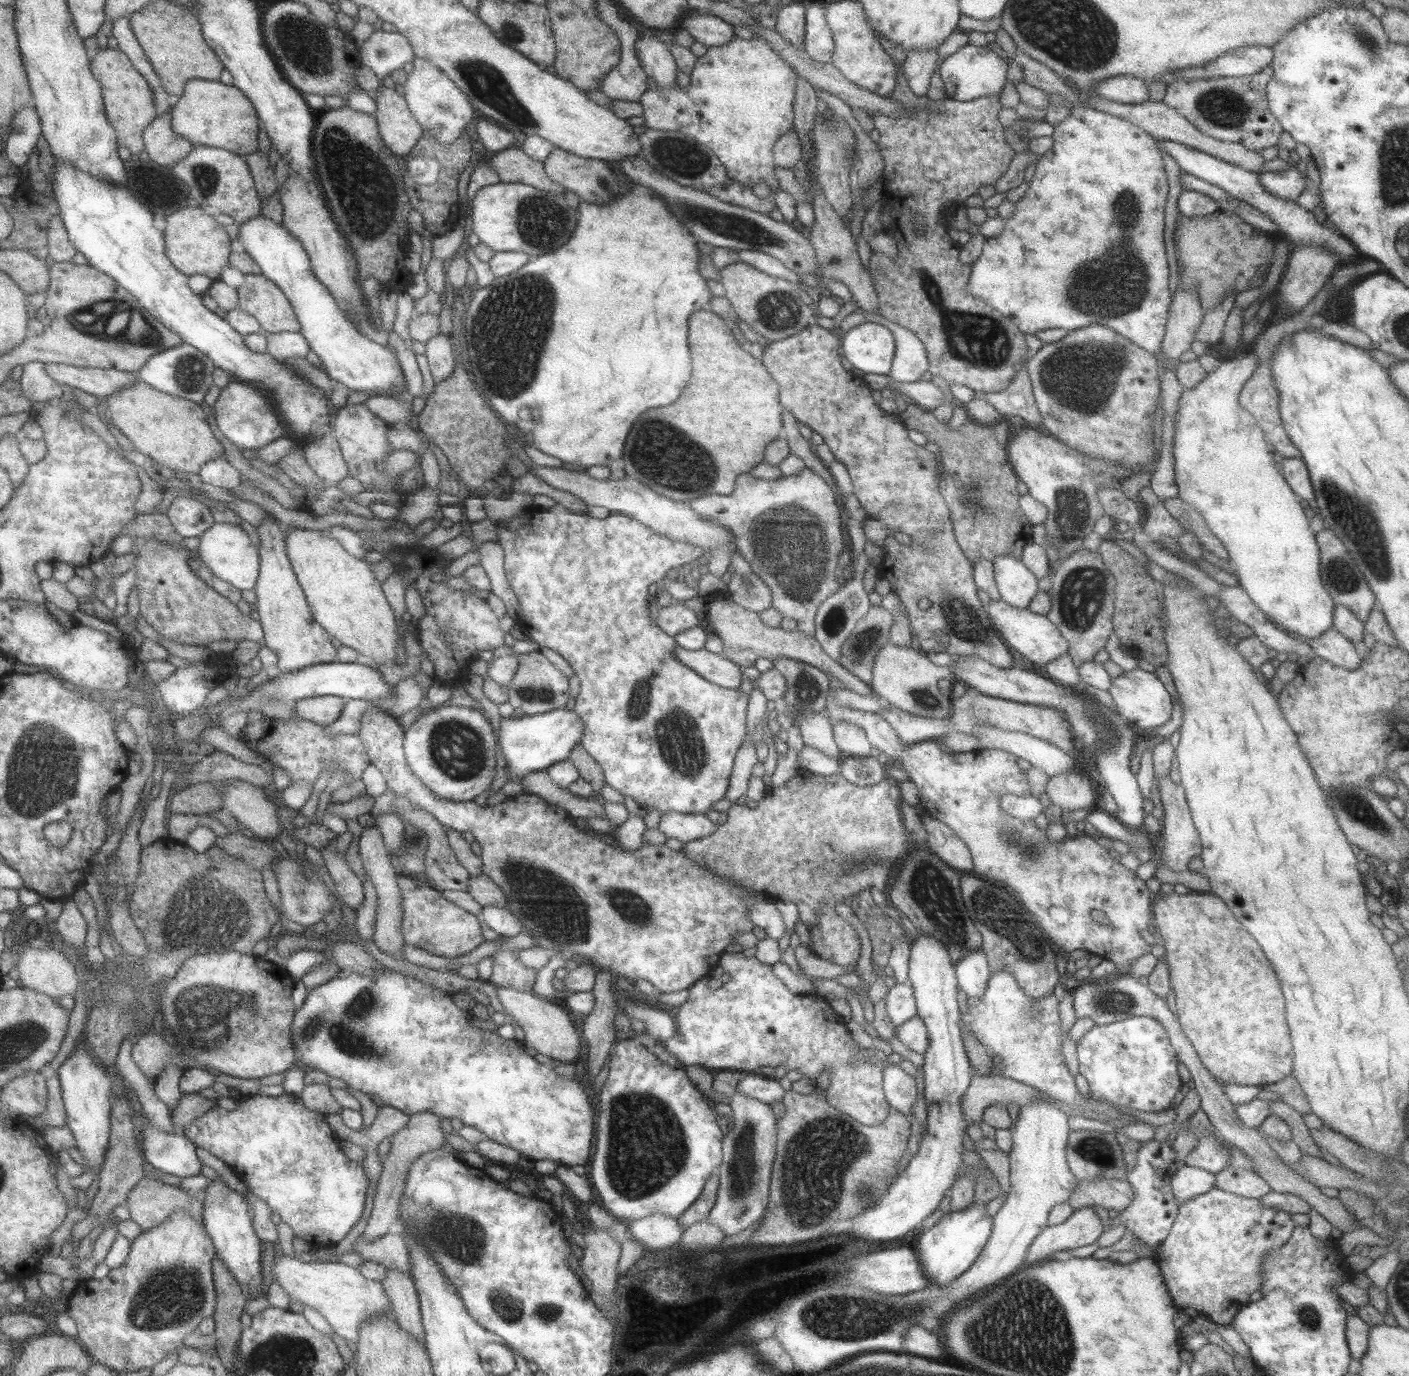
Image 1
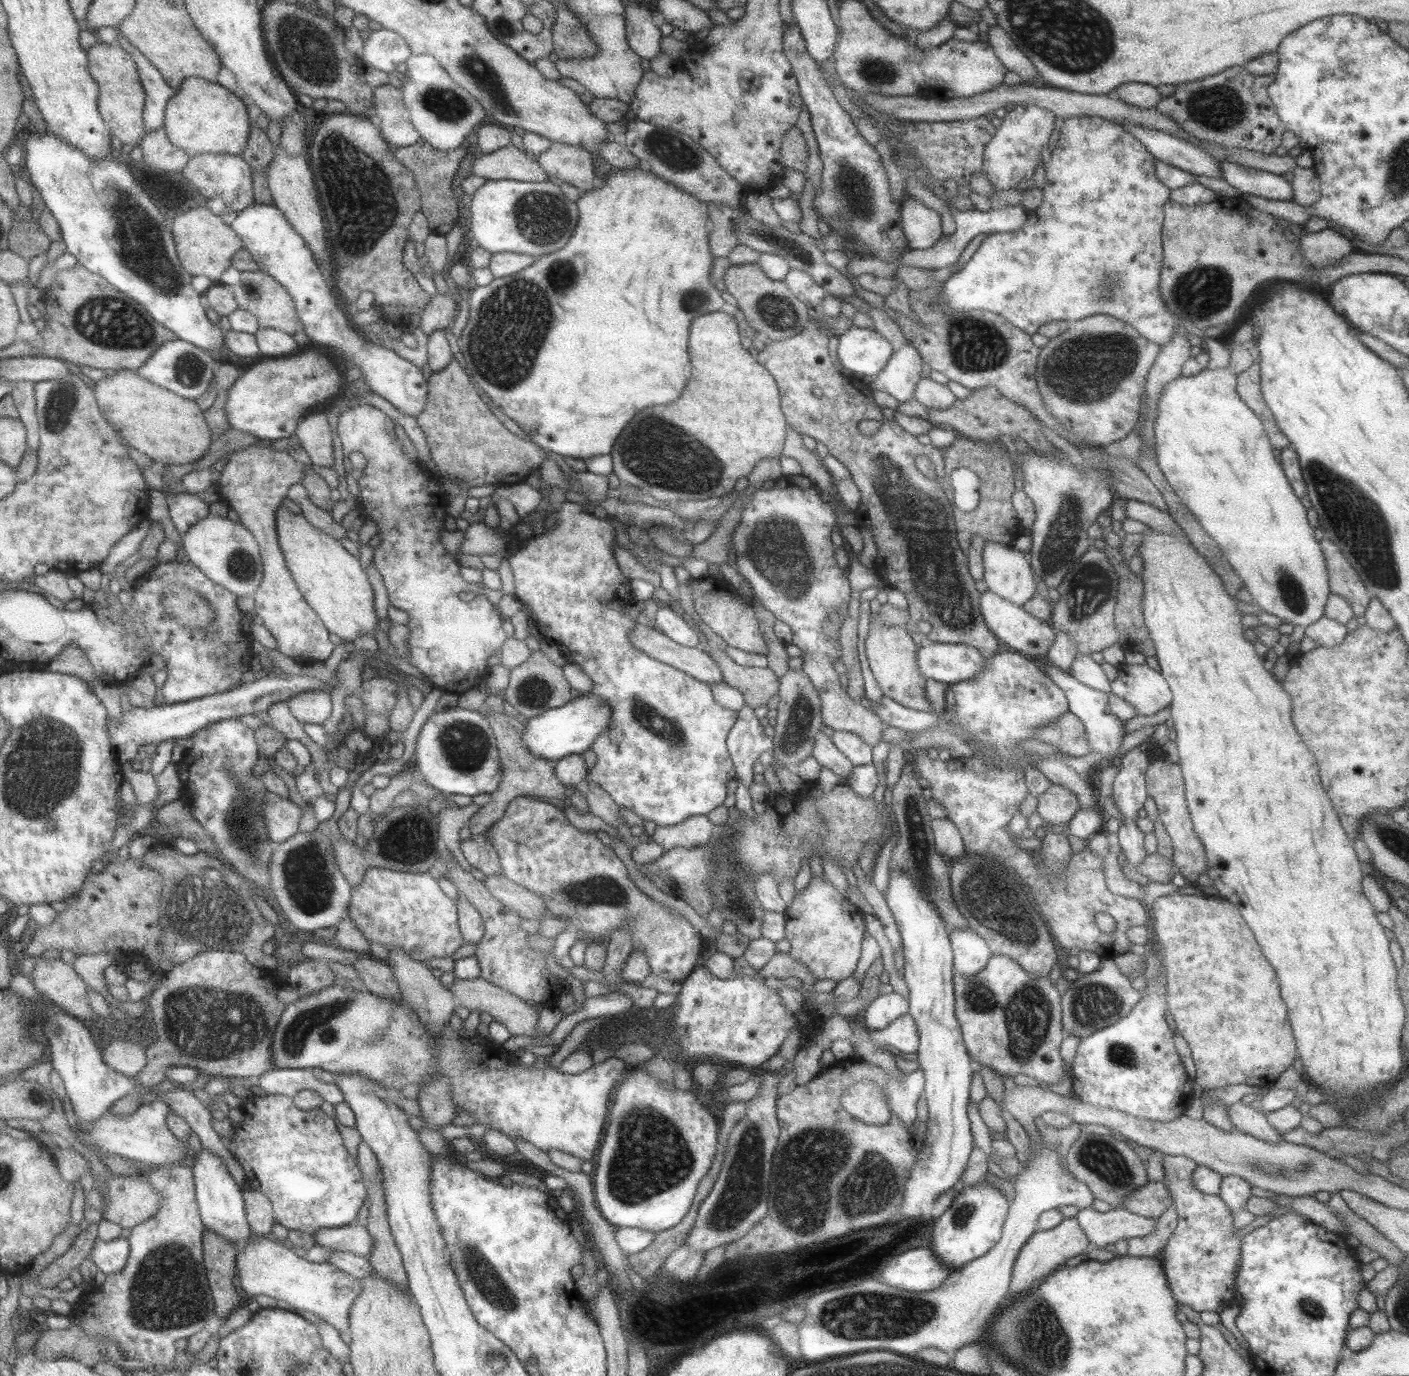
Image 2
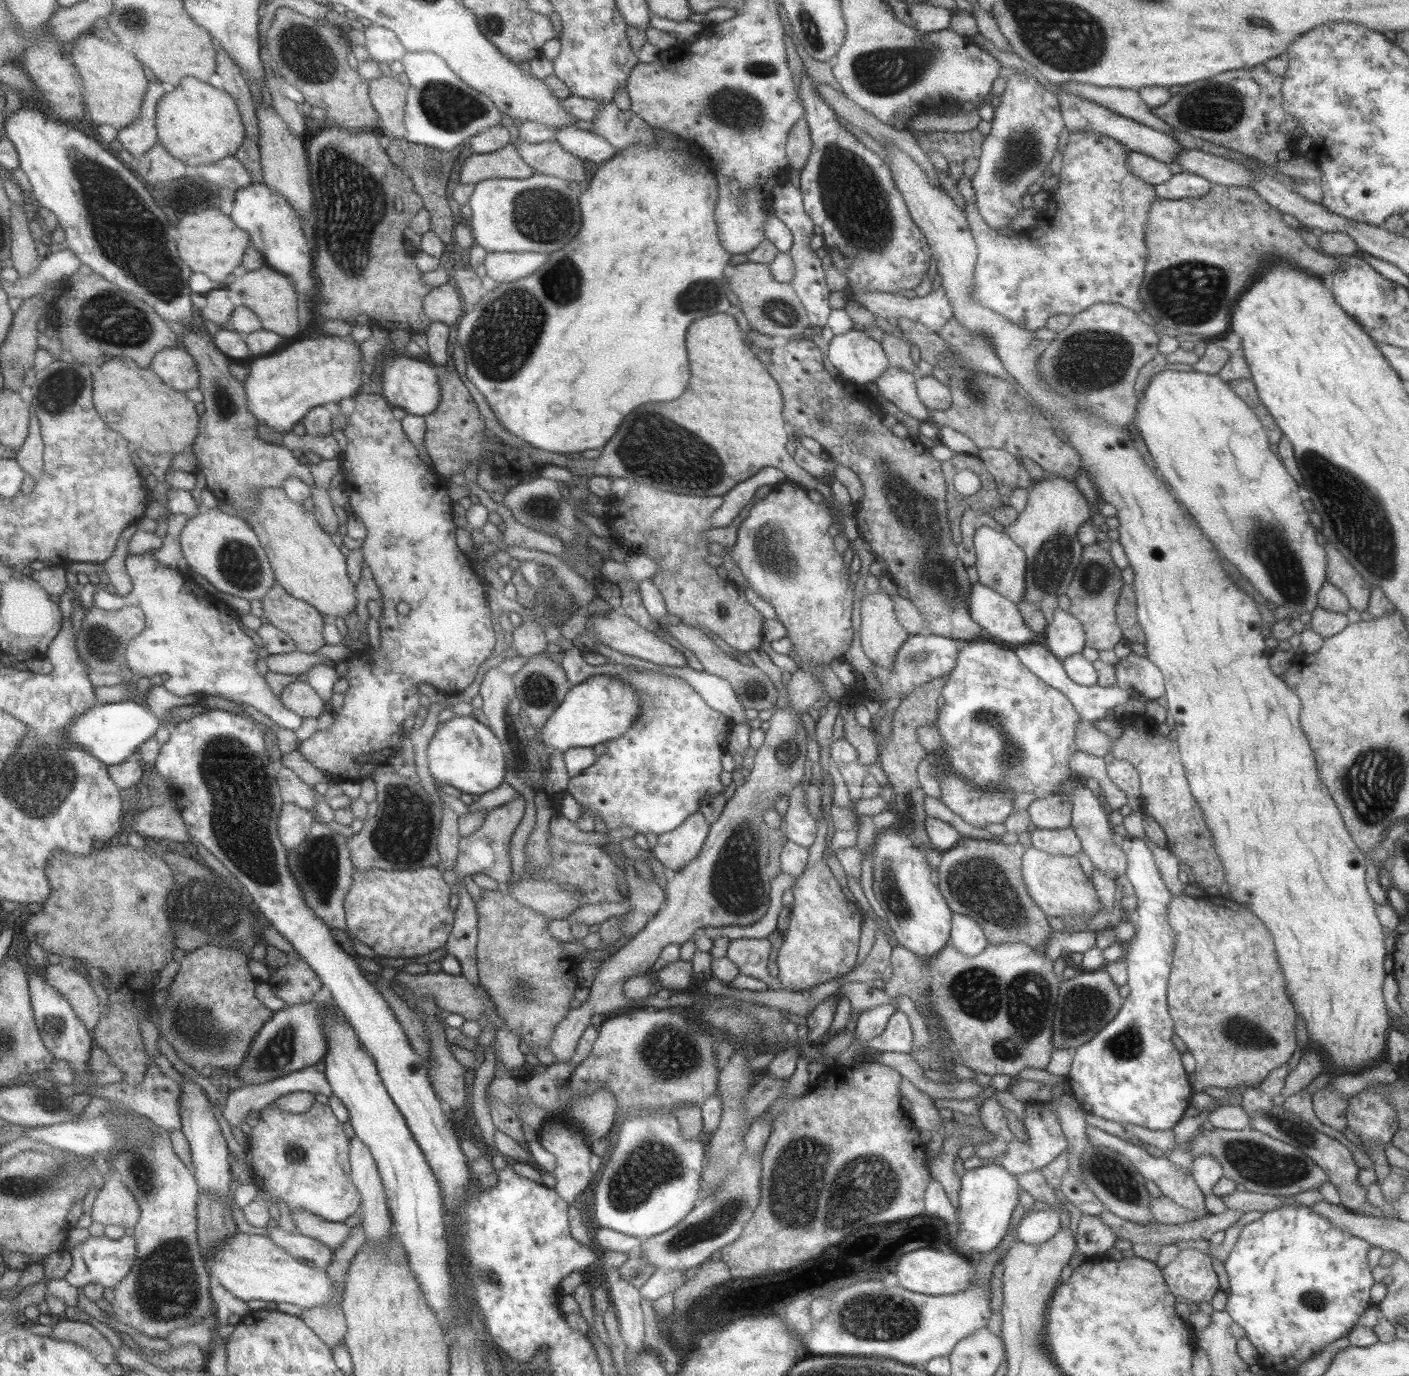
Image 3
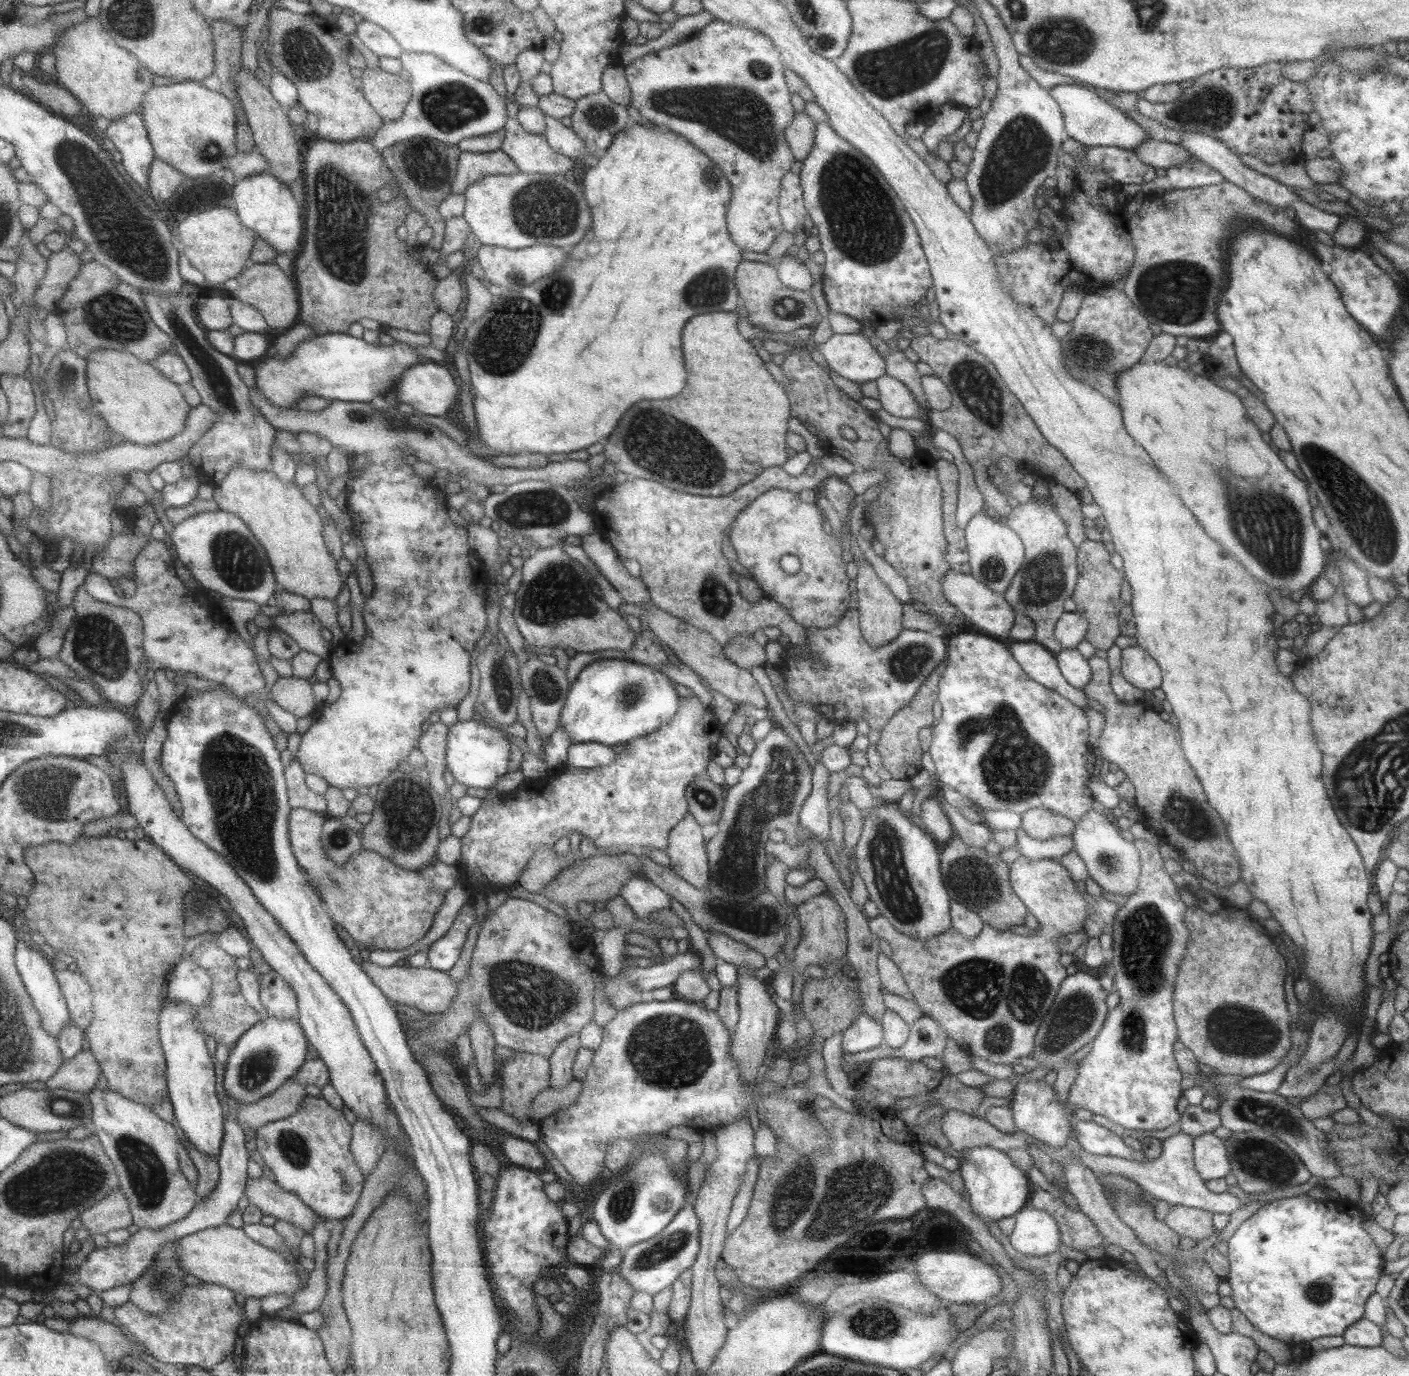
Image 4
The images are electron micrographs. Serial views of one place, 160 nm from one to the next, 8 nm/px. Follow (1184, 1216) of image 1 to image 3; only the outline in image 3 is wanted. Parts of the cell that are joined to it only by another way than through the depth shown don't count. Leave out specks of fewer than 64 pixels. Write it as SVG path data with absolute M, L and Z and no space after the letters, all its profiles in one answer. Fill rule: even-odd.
M1086 1125L1086 1141L1087 1144L1091 1146L1104 1146L1105 1148L1110 1148L1125 1156L1131 1164L1135 1167L1135 1170L1146 1180L1151 1180L1159 1188L1163 1195L1169 1197L1175 1204L1178 1204L1180 1207L1185 1207L1186 1209L1192 1210L1196 1214L1196 1218L1207 1215L1210 1212L1208 1207L1209 1198L1204 1197L1202 1192L1199 1190L1199 1187L1196 1185L1196 1182L1193 1180L1192 1174L1189 1170L1184 1170L1180 1166L1175 1166L1171 1164L1169 1160L1162 1156L1161 1158L1155 1158L1150 1154L1147 1154L1139 1146L1129 1144L1126 1140L1120 1140L1116 1137L1116 1133L1103 1132L1099 1130L1098 1127ZM1193 1249L1179 1250L1176 1257L1162 1268L1162 1275L1170 1293L1177 1300L1189 1299L1193 1303L1214 1303L1215 1294L1220 1291L1217 1275L1211 1267L1211 1259L1201 1251Z

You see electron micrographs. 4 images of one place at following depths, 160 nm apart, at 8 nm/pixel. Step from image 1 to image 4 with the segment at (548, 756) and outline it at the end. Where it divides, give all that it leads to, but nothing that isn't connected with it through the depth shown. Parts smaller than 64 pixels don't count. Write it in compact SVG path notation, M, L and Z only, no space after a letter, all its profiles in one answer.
M625 659L591 661L581 669L570 686L558 725L563 725L573 743L590 743L592 740L609 746L627 743L639 736L651 734L656 728L671 720L680 699L673 683L665 674L659 672L659 669L635 661Z

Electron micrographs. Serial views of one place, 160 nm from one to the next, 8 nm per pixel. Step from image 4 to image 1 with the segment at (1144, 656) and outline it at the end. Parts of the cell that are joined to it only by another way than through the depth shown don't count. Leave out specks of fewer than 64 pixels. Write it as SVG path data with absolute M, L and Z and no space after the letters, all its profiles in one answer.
M1139 667L1123 671L1111 679L1108 693L1115 703L1115 712L1119 713L1138 732L1144 728L1156 727L1169 720L1171 714L1171 696L1154 673Z

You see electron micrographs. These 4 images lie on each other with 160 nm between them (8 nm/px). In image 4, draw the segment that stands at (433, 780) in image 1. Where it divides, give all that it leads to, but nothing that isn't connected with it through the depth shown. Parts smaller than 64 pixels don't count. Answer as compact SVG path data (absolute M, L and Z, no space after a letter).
M483 720L457 721L449 725L445 751L446 770L451 772L455 782L466 787L488 790L507 772L507 764L511 757L511 739L512 737L498 728L490 727Z

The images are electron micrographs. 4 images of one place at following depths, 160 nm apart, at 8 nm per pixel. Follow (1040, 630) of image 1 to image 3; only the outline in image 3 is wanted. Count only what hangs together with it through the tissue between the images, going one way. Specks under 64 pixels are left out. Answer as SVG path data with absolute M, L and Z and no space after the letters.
M979 582L970 584L966 605L971 620L976 622L981 629L983 628L994 641L1007 642L1007 644L1013 644L1015 646L1035 642L1033 638L1035 638L1037 634L1033 634L1023 624L1023 617L1020 615L1016 603L997 594L994 590L983 586L983 584Z

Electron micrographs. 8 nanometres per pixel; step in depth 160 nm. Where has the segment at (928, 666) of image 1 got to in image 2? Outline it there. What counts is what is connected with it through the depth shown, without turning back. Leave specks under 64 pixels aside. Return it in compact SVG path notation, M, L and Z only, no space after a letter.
M870 599L870 617L868 618L867 636L863 640L863 648L868 660L868 666L876 684L882 691L882 696L889 697L897 704L916 711L931 711L925 698L923 683L925 678L917 668L918 647L907 634L904 627L890 627L876 619L879 607L877 599Z

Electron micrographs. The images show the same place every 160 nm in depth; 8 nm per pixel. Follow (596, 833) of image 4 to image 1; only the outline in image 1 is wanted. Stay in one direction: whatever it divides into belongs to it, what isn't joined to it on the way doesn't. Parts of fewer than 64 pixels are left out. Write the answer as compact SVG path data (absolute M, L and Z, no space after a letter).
M558 503L547 508L546 512L537 512L533 516L526 516L525 512L520 516L512 517L509 521L501 520L493 523L497 533L495 542L504 549L505 578L521 605L521 612L515 623L521 628L523 634L537 643L539 648L551 649L563 657L577 676L580 689L572 710L579 716L583 725L583 734L579 743L602 768L604 781L621 796L631 798L645 810L655 809L660 813L673 811L681 814L704 814L714 802L725 796L735 753L741 746L741 742L745 740L745 709L748 696L744 696L737 689L718 687L701 678L695 671L683 666L673 657L673 648L677 645L674 637L663 633L657 626L657 622L649 620L651 596L647 594L647 586L651 583L657 584L670 568L679 568L681 564L701 561L706 559L707 554L700 546L685 541L677 542L667 535L657 534L649 525L641 524L623 514L611 513L607 518L599 520L587 514L571 513Z

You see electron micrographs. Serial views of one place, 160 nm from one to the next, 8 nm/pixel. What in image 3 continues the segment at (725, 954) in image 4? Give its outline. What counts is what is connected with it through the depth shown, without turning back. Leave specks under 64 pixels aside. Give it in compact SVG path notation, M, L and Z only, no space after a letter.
M766 938L731 939L726 948L726 957L737 966L740 974L746 974L765 983L770 990L781 990L777 977L767 973L771 944Z

